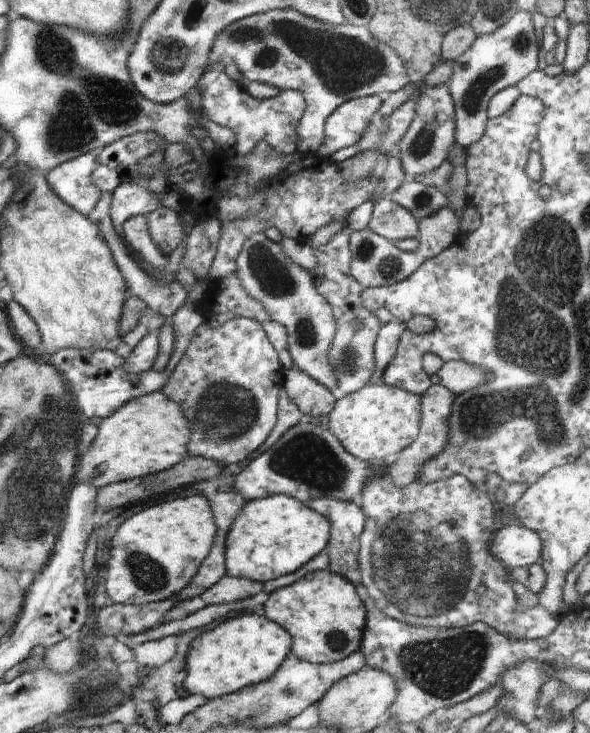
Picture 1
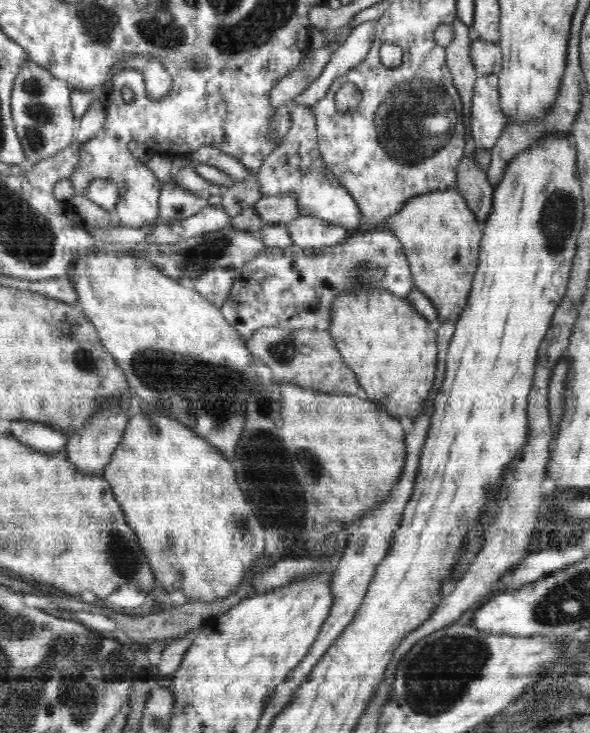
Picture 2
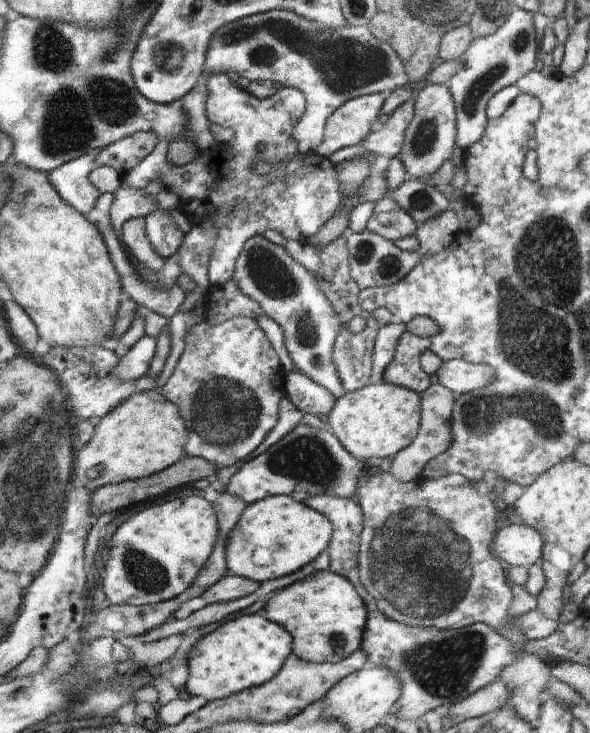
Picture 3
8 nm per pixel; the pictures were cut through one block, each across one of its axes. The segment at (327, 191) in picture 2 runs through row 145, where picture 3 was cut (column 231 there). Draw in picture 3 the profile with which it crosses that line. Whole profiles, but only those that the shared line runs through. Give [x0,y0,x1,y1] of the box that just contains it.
[202,280,266,326]

